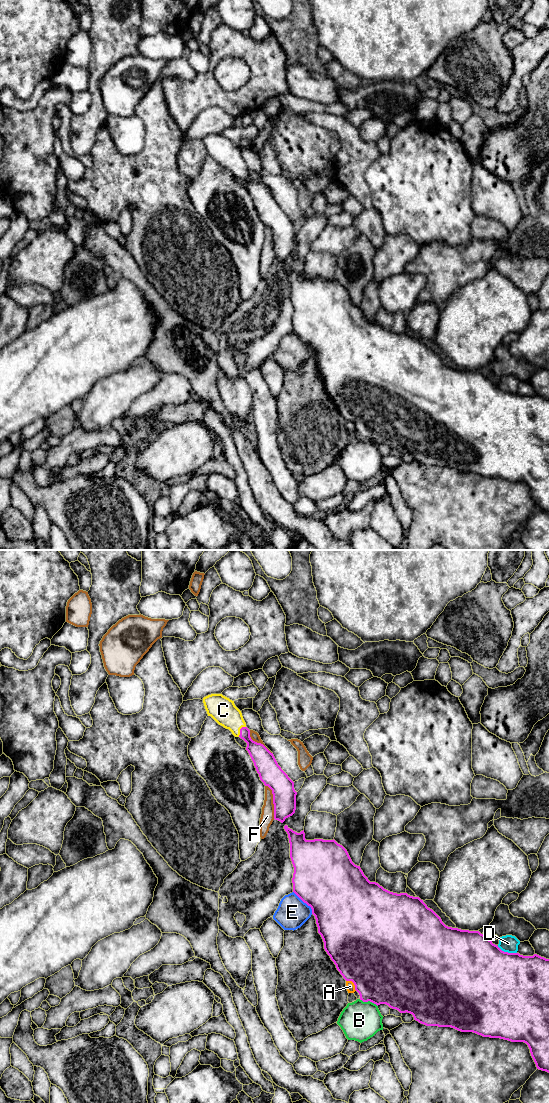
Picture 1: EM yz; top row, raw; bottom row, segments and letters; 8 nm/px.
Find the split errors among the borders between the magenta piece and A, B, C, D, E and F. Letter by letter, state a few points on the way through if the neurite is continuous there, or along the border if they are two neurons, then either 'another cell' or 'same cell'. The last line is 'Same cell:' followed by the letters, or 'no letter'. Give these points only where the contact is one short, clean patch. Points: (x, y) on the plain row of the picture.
A: another cell
B: another cell
C: runs through yz (259, 194), (240, 170), (223, 150); same cell
D: another cell
E: another cell
F: another cell
Same cell: C

